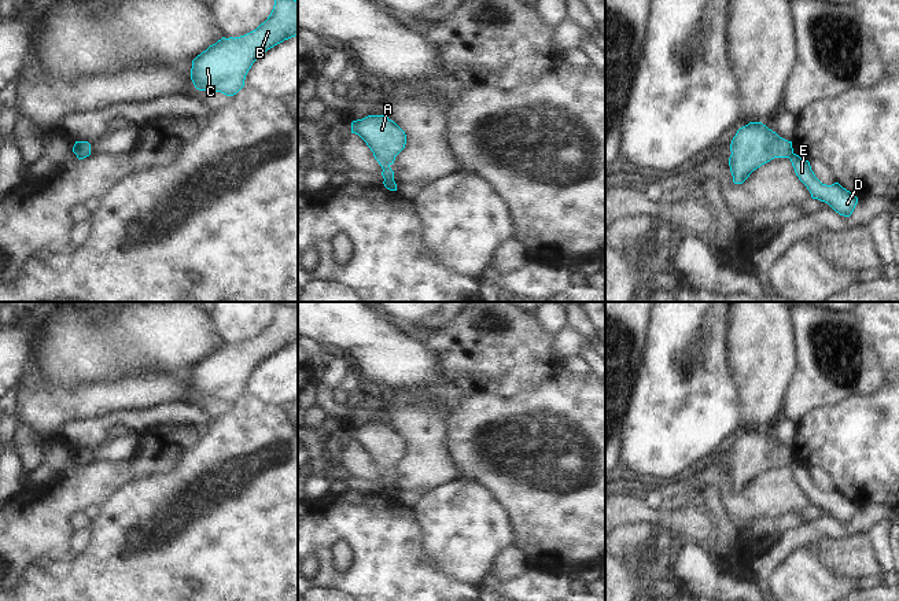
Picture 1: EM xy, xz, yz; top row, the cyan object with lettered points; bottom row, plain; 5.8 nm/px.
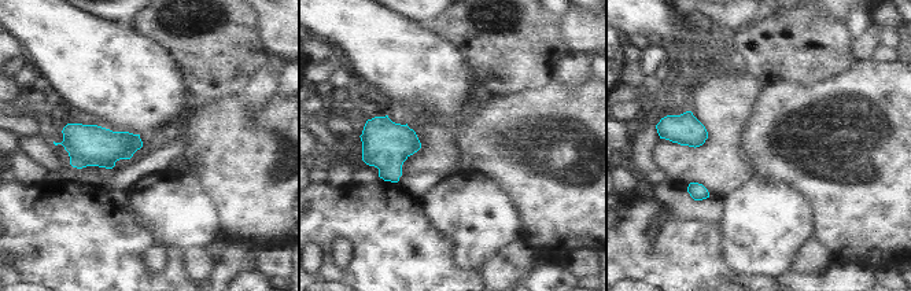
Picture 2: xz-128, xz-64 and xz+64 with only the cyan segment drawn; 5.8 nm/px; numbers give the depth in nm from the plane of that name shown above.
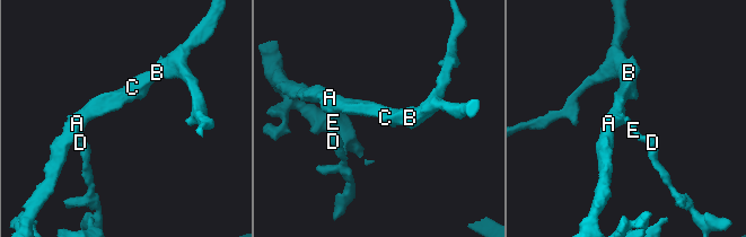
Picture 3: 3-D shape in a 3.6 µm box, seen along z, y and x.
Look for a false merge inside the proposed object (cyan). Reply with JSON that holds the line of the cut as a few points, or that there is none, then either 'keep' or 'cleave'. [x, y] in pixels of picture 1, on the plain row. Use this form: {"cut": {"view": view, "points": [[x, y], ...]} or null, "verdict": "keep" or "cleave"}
{"cut": {"view": "xz", "points": [[384, 486], [393, 489]]}, "verdict": "cleave"}

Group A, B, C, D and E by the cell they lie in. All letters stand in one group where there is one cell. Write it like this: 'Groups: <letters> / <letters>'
Groups: A B C / D E.

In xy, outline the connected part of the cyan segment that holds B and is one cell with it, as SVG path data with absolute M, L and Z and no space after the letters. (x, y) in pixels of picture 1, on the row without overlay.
M275 306L268 327L240 344L222 344L192 368L191 387L199 398L236 402L253 370L268 357L298 343L298 307Z

